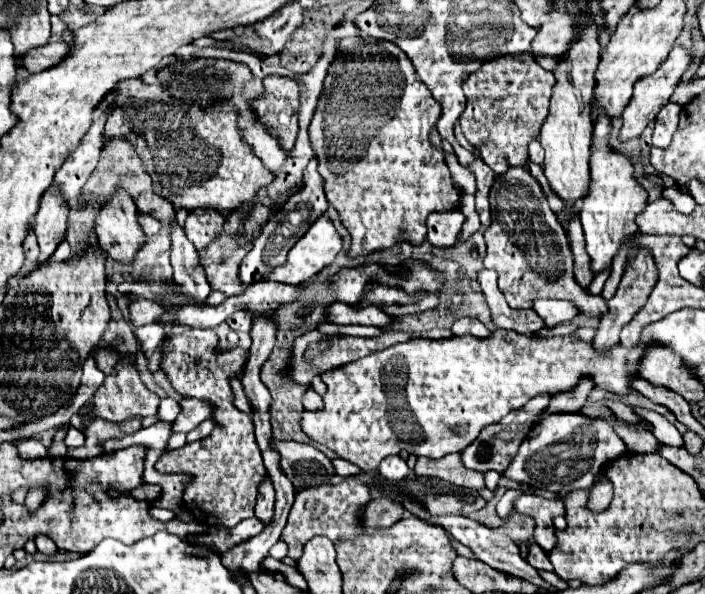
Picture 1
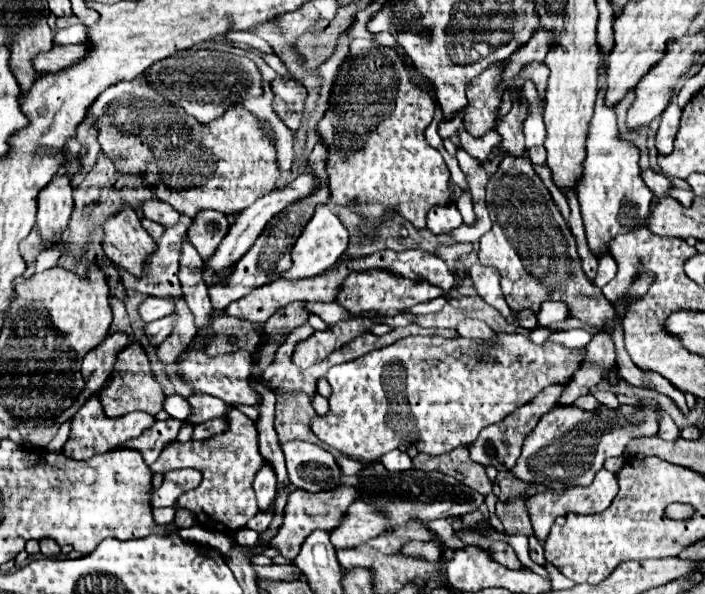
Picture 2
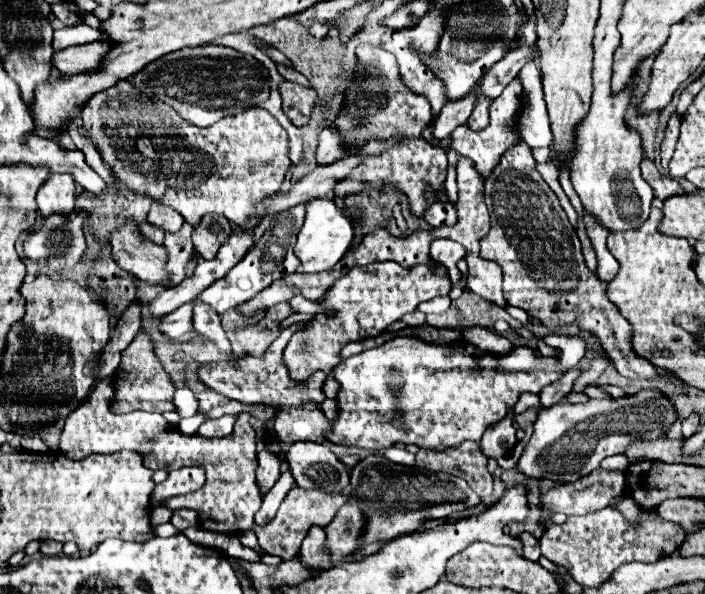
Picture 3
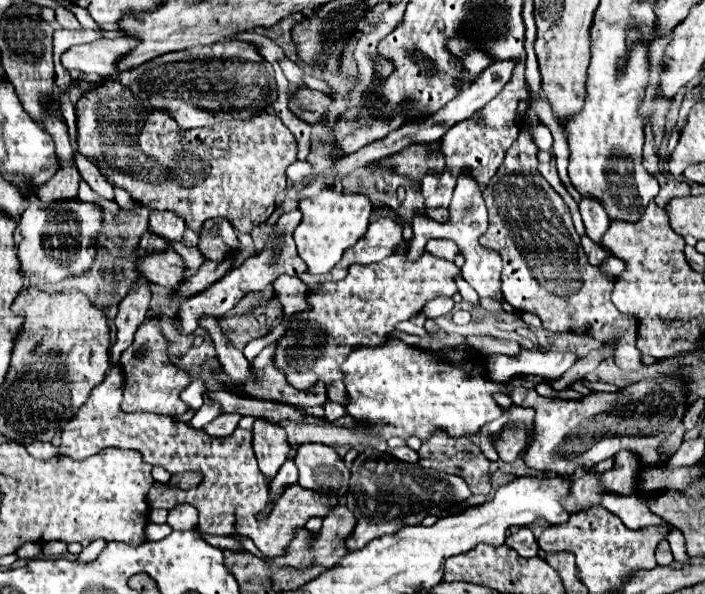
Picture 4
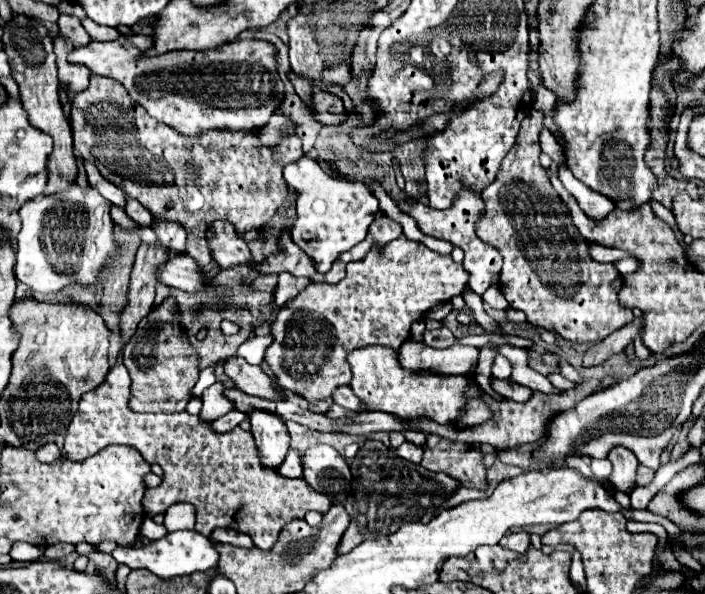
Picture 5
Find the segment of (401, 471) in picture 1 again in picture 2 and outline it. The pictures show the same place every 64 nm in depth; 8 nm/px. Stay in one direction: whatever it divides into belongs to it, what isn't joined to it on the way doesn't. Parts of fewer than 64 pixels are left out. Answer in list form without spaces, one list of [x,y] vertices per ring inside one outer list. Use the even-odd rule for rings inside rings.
[[[396,448],[396,450],[388,452],[388,454],[384,454],[382,464],[384,464],[390,472],[400,472],[400,470],[408,470],[408,468],[412,468],[412,458],[410,458],[404,450]]]

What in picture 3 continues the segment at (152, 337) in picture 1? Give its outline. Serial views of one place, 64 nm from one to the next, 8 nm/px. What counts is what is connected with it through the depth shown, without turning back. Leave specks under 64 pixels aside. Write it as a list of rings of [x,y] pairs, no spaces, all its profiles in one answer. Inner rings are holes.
[[[194,302],[176,308],[176,312],[170,312],[168,316],[162,318],[160,330],[170,338],[180,338],[184,334],[190,334],[194,330],[194,326],[192,326],[192,310],[194,310]]]

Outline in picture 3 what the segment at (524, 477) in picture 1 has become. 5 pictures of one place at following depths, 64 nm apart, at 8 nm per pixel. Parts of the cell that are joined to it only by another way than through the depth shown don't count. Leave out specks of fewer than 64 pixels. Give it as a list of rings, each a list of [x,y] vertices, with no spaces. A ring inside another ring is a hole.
[[[638,390],[632,396],[588,400],[586,404],[570,404],[562,400],[552,408],[540,408],[540,396],[524,392],[516,402],[516,410],[536,408],[538,418],[534,434],[524,448],[516,468],[532,478],[548,478],[554,482],[574,482],[600,466],[600,462],[624,450],[636,440],[658,440],[664,430],[674,426],[676,412],[672,400],[660,390]]]

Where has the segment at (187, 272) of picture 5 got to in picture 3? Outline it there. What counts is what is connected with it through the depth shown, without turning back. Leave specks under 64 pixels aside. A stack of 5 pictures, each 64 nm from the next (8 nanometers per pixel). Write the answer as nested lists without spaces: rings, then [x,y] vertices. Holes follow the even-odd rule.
[[[128,224],[120,230],[114,230],[110,236],[112,256],[120,268],[132,272],[136,278],[148,284],[170,286],[170,274],[166,272],[168,252],[164,246],[150,244],[142,240],[140,230],[134,224]]]

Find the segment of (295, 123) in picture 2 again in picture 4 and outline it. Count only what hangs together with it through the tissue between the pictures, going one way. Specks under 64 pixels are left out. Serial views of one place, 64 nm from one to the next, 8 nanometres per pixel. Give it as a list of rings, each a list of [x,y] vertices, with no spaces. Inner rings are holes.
[[[296,88],[294,100],[290,102],[290,110],[310,124],[322,124],[326,122],[322,118],[322,108],[326,108],[330,102],[332,98],[326,96],[324,92],[310,90],[310,88],[300,88],[300,90]]]

